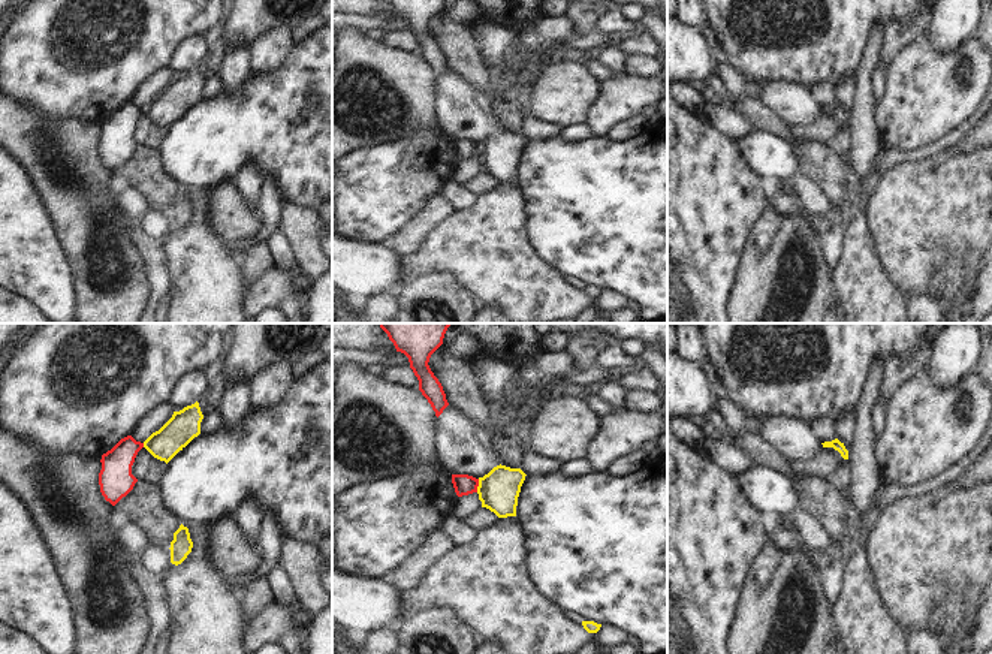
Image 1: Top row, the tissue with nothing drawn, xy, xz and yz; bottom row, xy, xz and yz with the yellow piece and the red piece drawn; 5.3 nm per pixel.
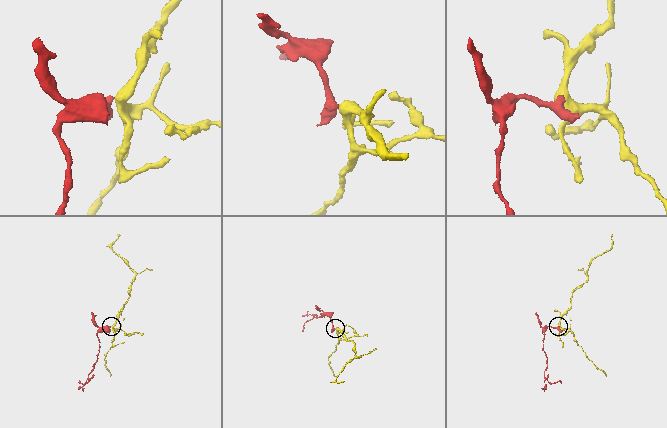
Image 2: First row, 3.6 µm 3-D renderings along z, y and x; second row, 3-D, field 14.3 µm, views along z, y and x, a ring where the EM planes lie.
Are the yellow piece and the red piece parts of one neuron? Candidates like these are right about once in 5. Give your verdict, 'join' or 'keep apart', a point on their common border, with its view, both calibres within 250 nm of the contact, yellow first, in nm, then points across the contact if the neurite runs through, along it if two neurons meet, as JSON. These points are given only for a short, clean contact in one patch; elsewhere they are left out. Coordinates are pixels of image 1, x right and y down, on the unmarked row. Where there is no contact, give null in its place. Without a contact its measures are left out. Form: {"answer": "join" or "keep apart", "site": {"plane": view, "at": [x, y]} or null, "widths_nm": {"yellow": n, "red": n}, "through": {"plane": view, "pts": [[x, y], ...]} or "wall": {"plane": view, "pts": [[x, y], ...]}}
{"answer": "keep apart", "site": {"plane": "xz", "at": [479, 150]}, "widths_nm": {"yellow": 220, "red": 110}, "wall": {"plane": "xz", "pts": [[479, 144], [476, 156]]}}

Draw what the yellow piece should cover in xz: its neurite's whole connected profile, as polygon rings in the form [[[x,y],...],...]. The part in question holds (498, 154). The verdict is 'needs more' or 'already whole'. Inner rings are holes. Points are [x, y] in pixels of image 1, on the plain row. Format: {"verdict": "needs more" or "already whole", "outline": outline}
{"verdict": "needs more", "outline": [[[447,70],[437,82],[434,112],[438,129],[452,139],[479,145],[482,172],[498,183],[516,181],[518,162],[525,145],[521,133],[501,130],[492,114],[495,102]]]}

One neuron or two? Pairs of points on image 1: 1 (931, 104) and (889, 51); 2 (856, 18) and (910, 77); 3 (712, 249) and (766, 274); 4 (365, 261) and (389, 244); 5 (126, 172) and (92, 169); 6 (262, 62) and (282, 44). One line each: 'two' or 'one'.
1: two
2: two
3: two
4: two
5: two
6: one

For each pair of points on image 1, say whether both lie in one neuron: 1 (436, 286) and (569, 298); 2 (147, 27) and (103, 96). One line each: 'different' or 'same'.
1: different
2: same

